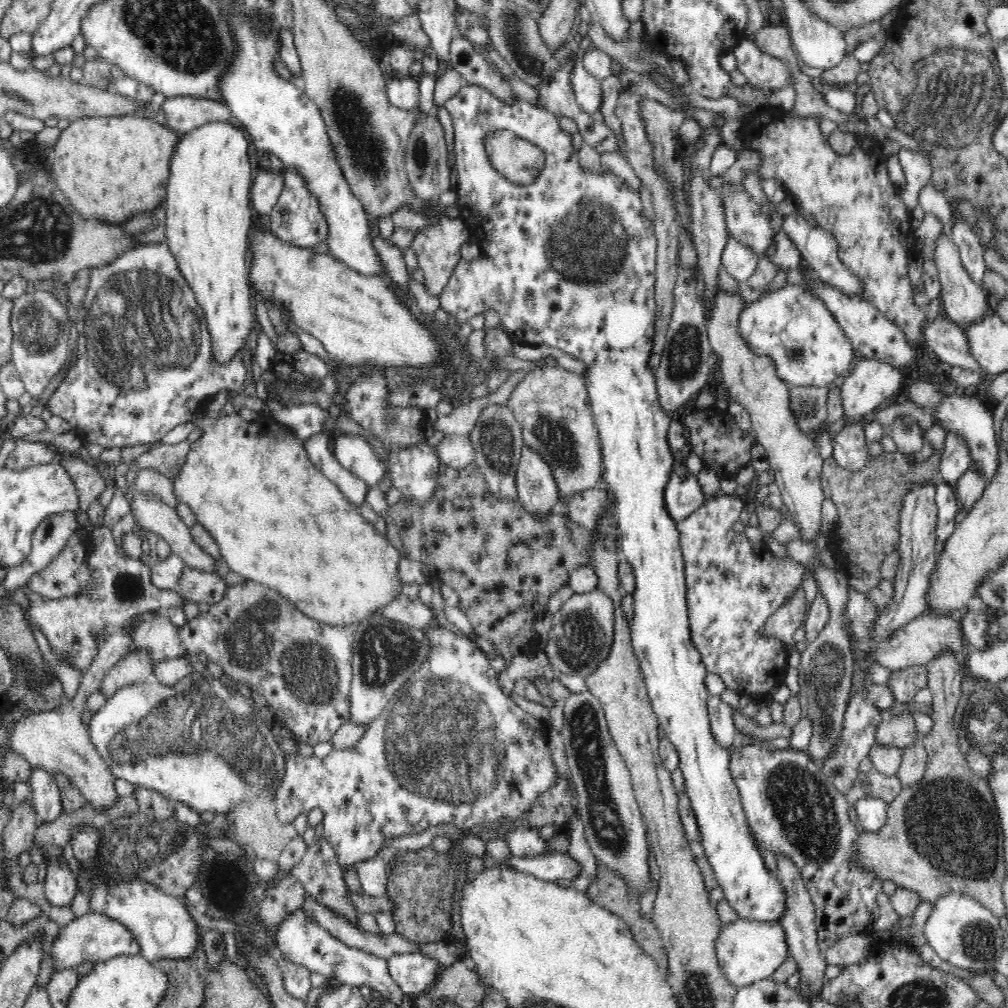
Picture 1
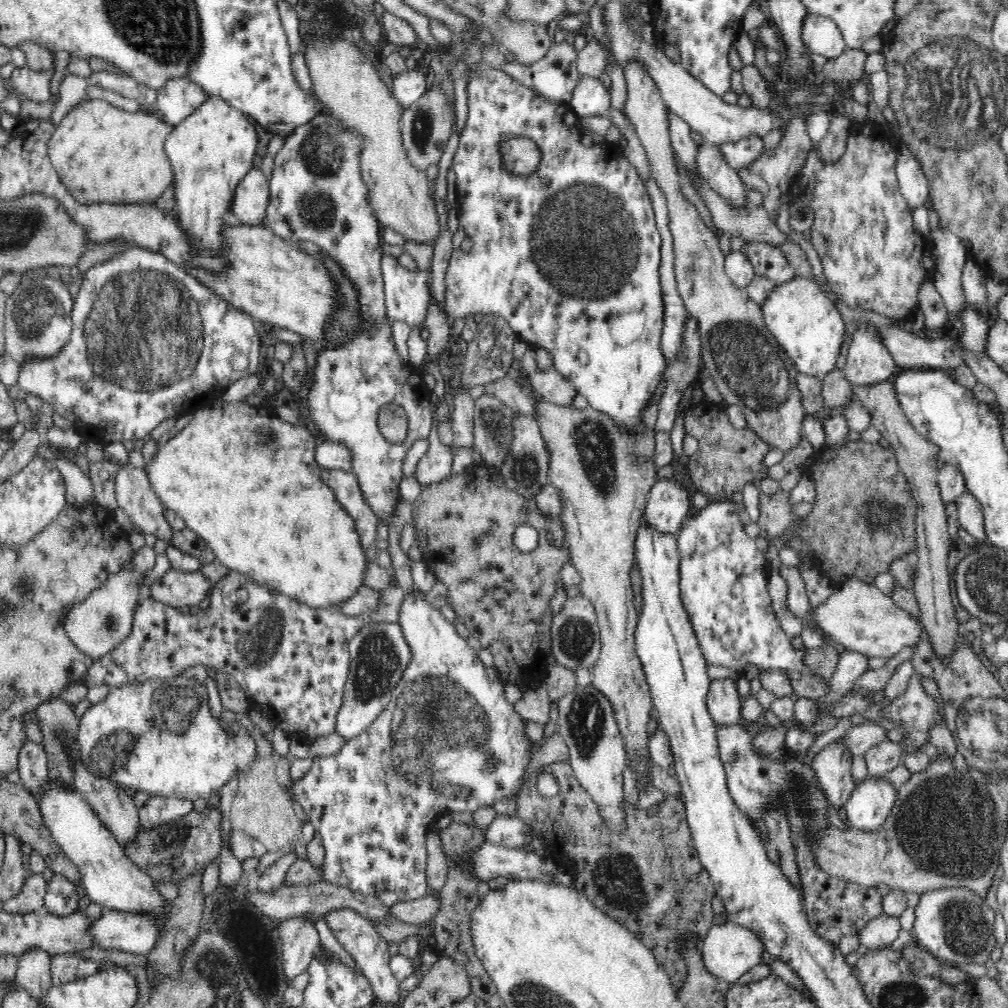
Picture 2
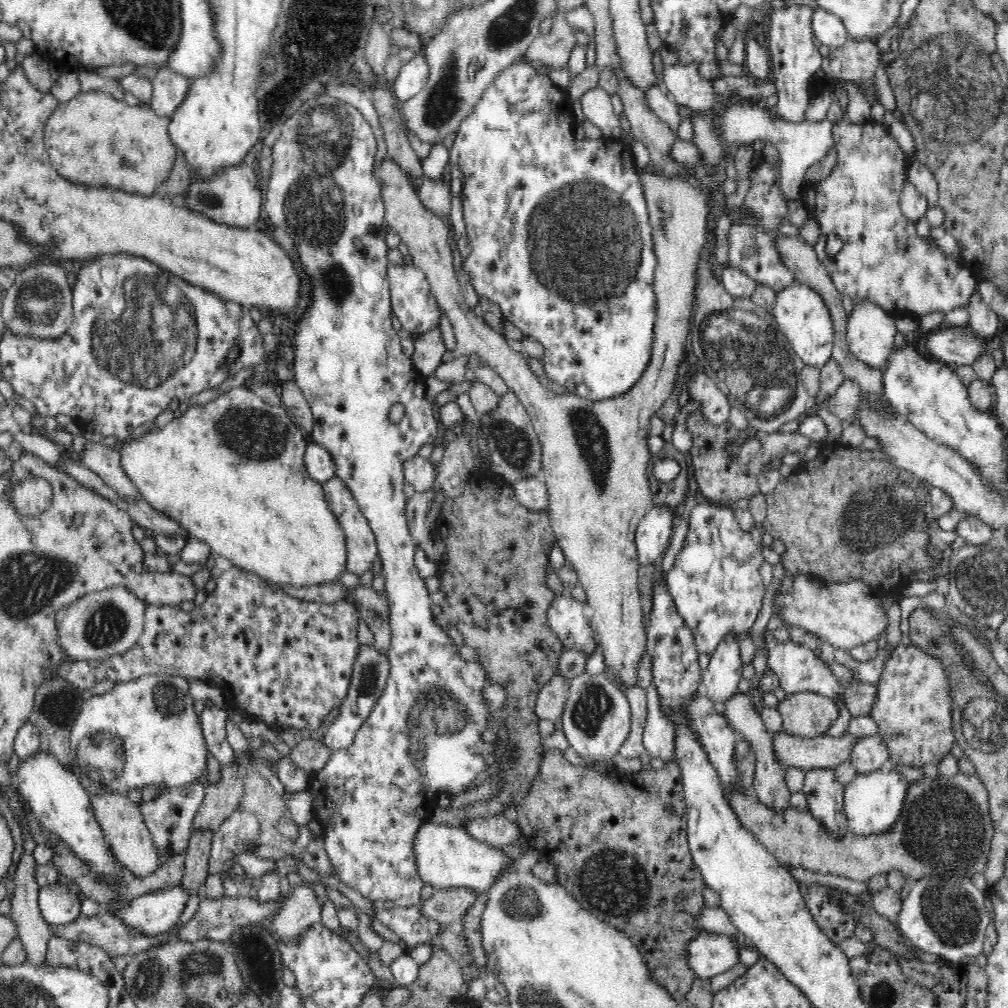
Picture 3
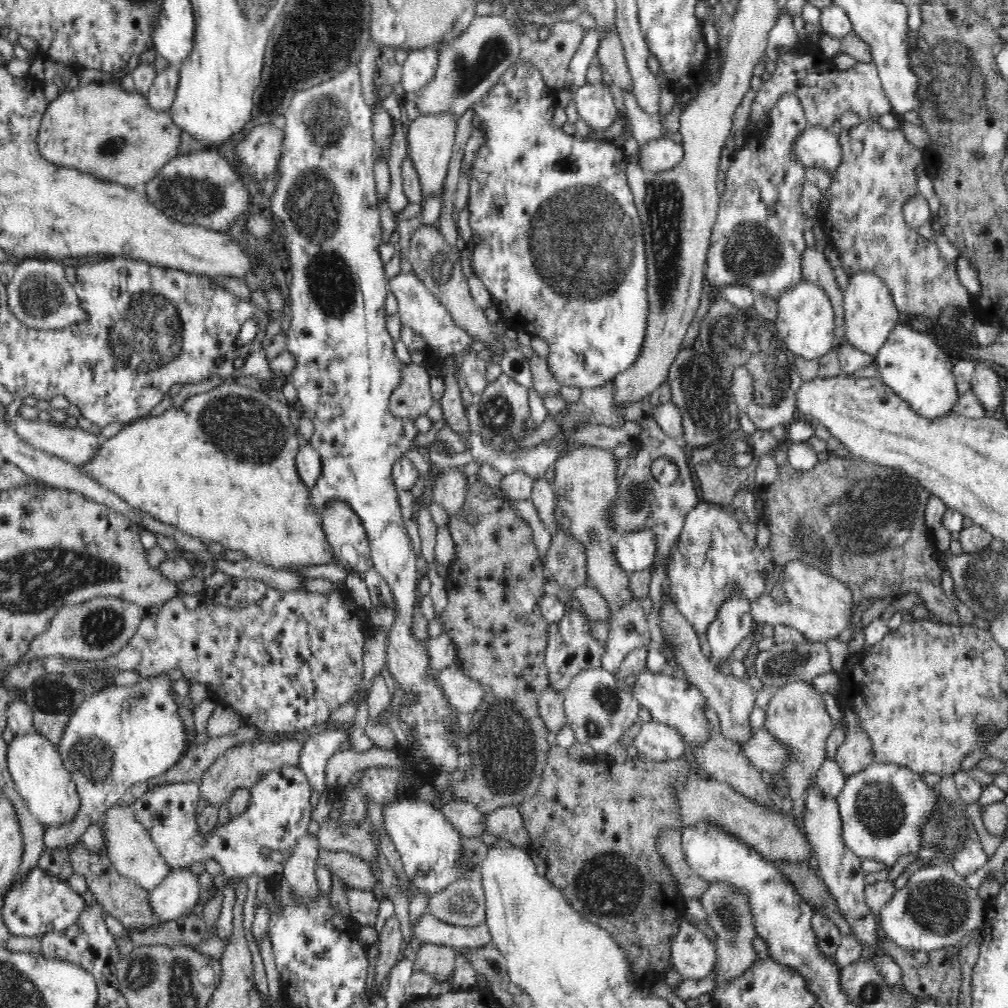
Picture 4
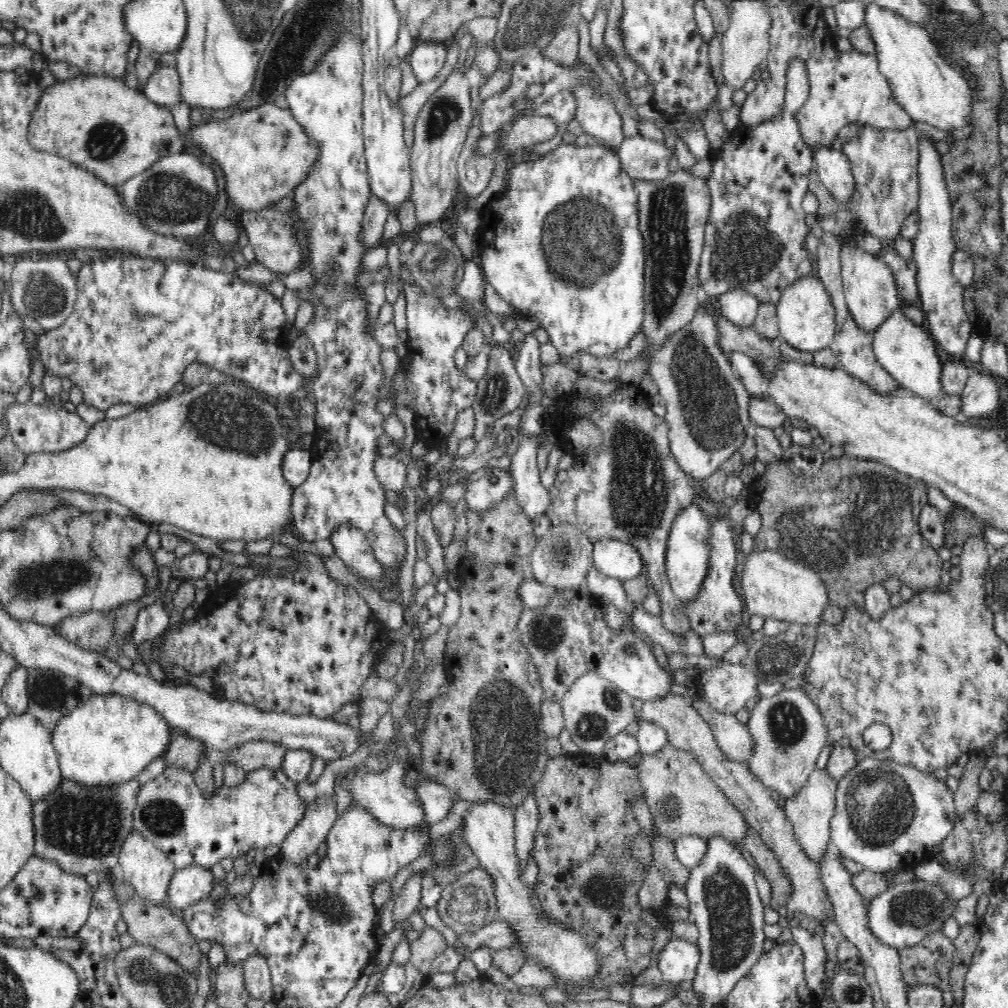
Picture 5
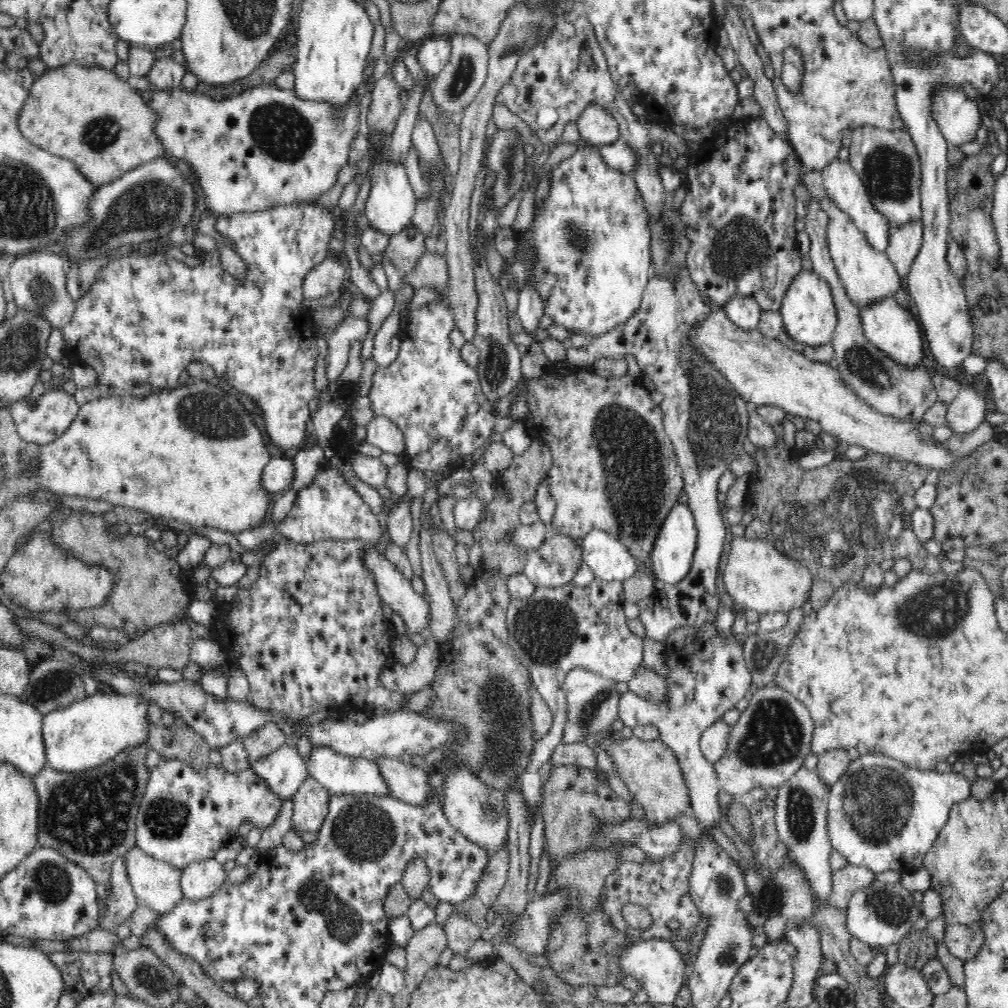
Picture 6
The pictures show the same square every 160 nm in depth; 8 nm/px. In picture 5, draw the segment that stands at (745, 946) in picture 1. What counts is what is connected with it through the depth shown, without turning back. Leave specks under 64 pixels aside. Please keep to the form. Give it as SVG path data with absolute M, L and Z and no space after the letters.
M674 935L658 956L658 968L668 982L686 982L696 977L700 963L697 944L690 944Z

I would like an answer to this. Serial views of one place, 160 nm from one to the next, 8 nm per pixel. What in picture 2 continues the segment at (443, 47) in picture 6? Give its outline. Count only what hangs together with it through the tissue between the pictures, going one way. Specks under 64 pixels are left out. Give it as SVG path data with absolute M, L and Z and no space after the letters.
M415 67L394 76L391 93L403 109L408 109L426 92L428 84L430 80Z

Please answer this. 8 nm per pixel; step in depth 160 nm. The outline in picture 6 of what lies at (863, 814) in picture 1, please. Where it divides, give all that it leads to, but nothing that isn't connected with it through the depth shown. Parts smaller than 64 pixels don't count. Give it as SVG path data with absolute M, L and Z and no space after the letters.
M860 754L860 756L851 761L847 771L829 788L828 804L827 804L827 831L828 839L831 844L832 850L836 850L844 855L847 862L854 866L868 867L872 872L888 872L888 870L901 870L901 869L916 869L922 866L924 855L932 848L934 840L940 834L941 828L944 828L945 821L948 820L949 809L953 804L971 796L971 782L966 778L962 772L954 773L946 772L940 773L936 770L924 771L916 769L915 767L907 767L904 763L892 759L886 755Z

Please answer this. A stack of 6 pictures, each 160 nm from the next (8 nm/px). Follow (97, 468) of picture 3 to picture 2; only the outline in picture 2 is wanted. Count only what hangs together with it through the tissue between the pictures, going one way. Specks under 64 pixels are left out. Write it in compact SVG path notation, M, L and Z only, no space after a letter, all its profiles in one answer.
M131 464L120 465L115 492L118 507L128 515L136 531L170 543L174 531L165 518L166 509L150 487L144 471Z

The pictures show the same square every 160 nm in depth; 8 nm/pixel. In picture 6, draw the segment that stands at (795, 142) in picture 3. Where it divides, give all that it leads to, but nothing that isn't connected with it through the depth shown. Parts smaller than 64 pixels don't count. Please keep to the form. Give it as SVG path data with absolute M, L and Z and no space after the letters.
M836 158L828 163L822 170L823 185L828 197L831 197L839 208L851 216L852 222L864 234L872 249L878 252L885 252L888 248L889 236L893 232L893 226L889 224L888 219L875 209L870 200L868 191L864 186L861 178L853 170L852 165L848 161L841 162Z

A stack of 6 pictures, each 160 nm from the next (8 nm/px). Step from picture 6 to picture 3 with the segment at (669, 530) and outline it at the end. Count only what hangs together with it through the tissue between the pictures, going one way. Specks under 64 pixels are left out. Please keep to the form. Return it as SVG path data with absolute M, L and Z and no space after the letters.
M697 502L688 524L688 536L665 575L665 583L678 614L692 631L696 649L711 655L728 634L742 640L752 632L768 589L758 571L764 556L749 532L740 529L732 505Z

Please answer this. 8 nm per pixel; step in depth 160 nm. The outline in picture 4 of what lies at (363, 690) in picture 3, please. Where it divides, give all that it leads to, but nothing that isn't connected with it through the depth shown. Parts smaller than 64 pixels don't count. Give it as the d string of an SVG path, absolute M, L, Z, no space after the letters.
M326 730L303 744L297 757L297 766L307 776L312 790L319 794L328 784L325 766L329 758L344 744L351 740L351 736L343 730Z

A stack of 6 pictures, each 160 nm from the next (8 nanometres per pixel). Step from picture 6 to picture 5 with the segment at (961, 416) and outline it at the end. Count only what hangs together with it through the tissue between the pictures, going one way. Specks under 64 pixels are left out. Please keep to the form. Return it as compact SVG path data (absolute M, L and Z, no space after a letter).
M974 369L962 390L960 412L964 416L986 417L1000 407L1000 386L994 375Z

